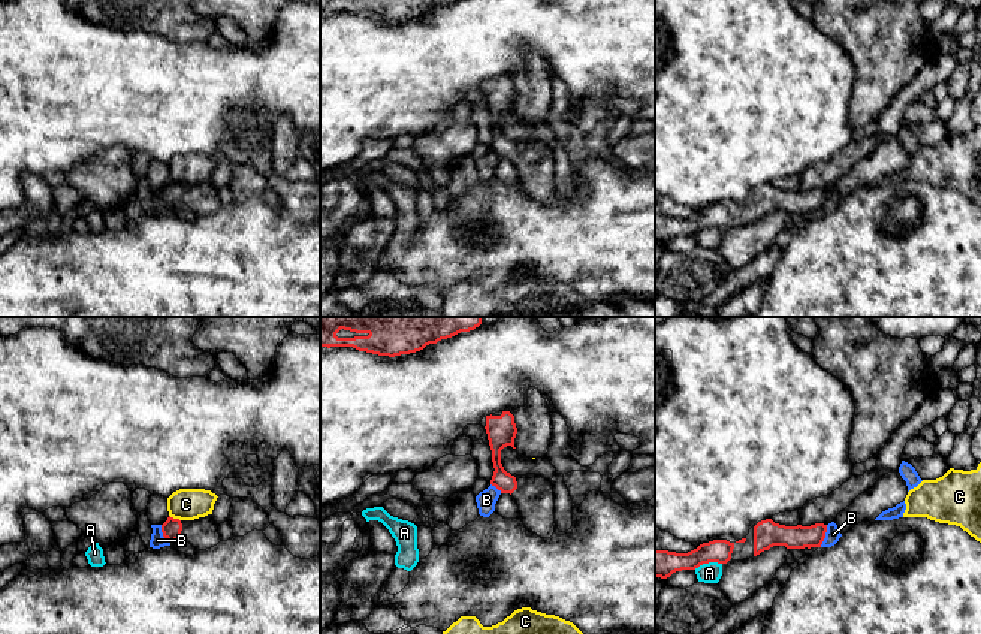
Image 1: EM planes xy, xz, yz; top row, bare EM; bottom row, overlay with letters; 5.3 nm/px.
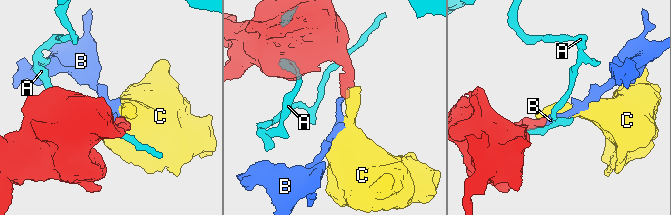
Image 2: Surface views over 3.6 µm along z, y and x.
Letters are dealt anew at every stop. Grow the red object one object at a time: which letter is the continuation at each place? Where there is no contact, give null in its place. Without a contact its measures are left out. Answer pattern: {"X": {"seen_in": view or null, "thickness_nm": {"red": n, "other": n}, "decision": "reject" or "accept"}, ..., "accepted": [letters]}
{"A": {"seen_in": "yz", "thickness_nm": {"red": 150, "other": 110}, "decision": "reject"}, "B": {"seen_in": "yz", "thickness_nm": {"red": 130, "other": 80}, "decision": "reject"}, "C": {"seen_in": "xy", "thickness_nm": {"red": 100, "other": 180}, "decision": "reject"}, "accepted": []}

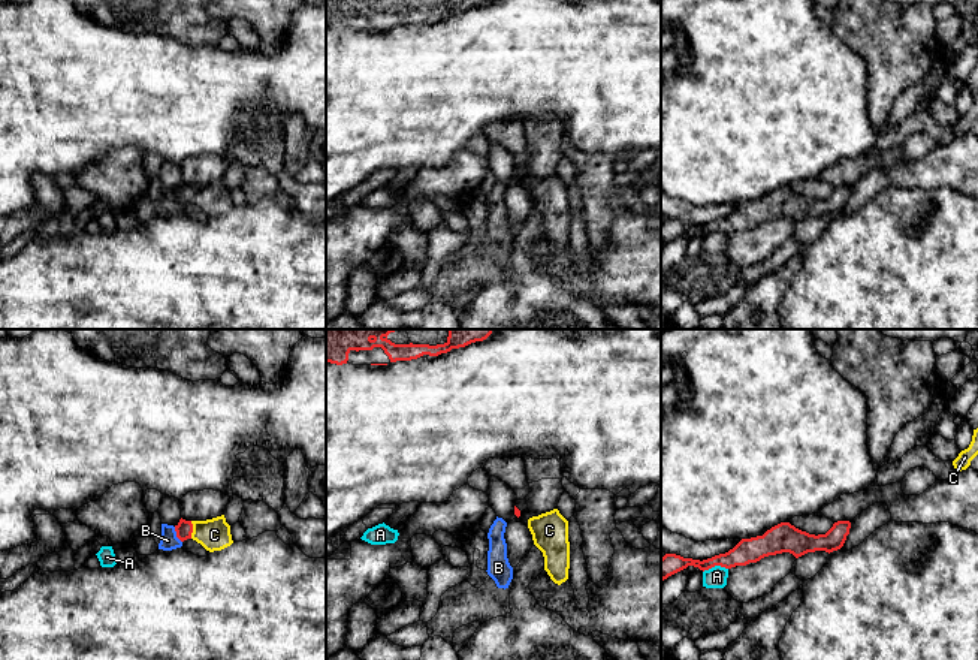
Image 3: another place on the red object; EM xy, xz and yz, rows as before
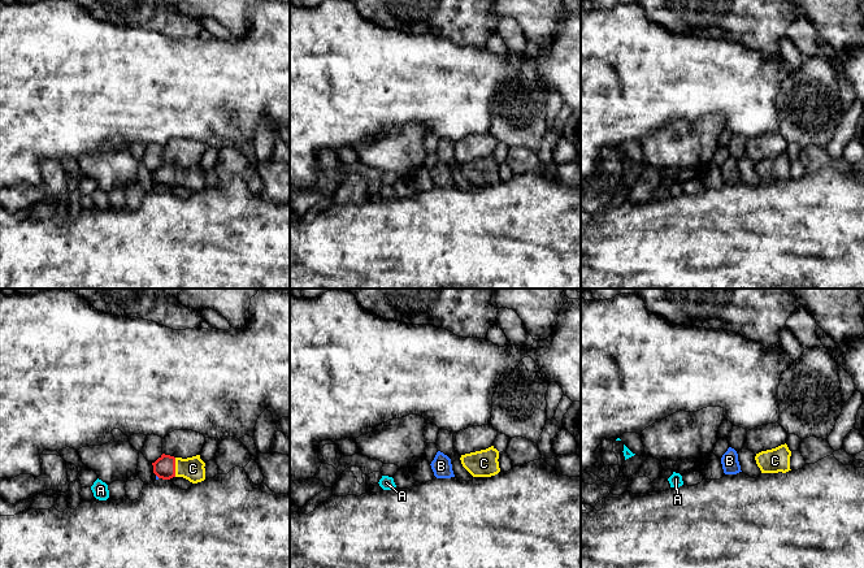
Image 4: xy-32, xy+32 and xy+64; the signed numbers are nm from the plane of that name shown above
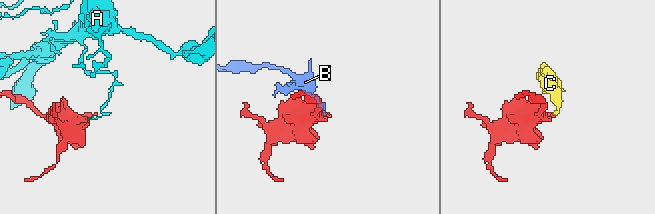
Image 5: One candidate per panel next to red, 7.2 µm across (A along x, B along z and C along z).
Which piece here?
{"A": {"seen_in": "yz", "thickness_nm": {"red": 130, "other": 110}, "decision": "reject"}, "B": {"seen_in": "xy", "thickness_nm": {"red": 90, "other": 90}, "decision": "reject"}, "C": {"seen_in": "xy", "thickness_nm": {"red": 90, "other": 180}, "decision": "accept"}, "accepted": ["C"]}

